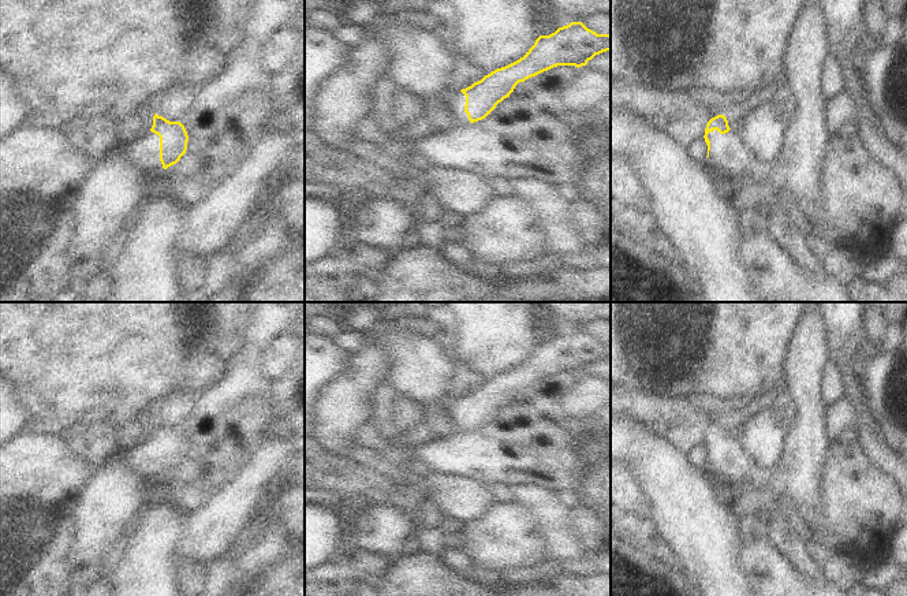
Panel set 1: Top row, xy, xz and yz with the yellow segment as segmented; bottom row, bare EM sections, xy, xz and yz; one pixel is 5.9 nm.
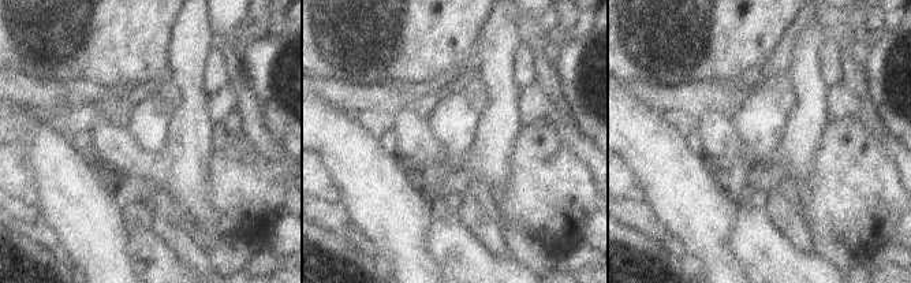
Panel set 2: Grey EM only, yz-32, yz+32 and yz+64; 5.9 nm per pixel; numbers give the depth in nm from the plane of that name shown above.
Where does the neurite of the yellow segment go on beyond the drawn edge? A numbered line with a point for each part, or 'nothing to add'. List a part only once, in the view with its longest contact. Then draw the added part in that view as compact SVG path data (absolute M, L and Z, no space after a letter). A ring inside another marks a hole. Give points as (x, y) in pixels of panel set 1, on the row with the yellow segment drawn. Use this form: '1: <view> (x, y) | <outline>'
1: yz (798, 170) | M807 0L792 27L784 55L788 87L798 101L792 116L791 137L784 150L770 161L761 163L742 141L740 131L729 130L720 134L713 130L708 134L710 150L705 164L717 176L736 176L740 180L750 180L757 193L765 193L770 198L775 198L779 193L787 193L791 197L790 211L794 215L805 215L813 223L815 230L813 241L815 245L828 256L832 265L843 265L843 253L829 235L821 232L824 224L818 213L822 164L832 139L826 128L825 105L828 100L821 92L821 77L822 64L833 48L835 44L826 33L826 22L820 0Z

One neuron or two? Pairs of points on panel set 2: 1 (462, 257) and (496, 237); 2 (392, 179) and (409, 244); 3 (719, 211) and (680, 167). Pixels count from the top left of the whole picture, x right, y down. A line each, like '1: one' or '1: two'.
1: two
2: one
3: one

